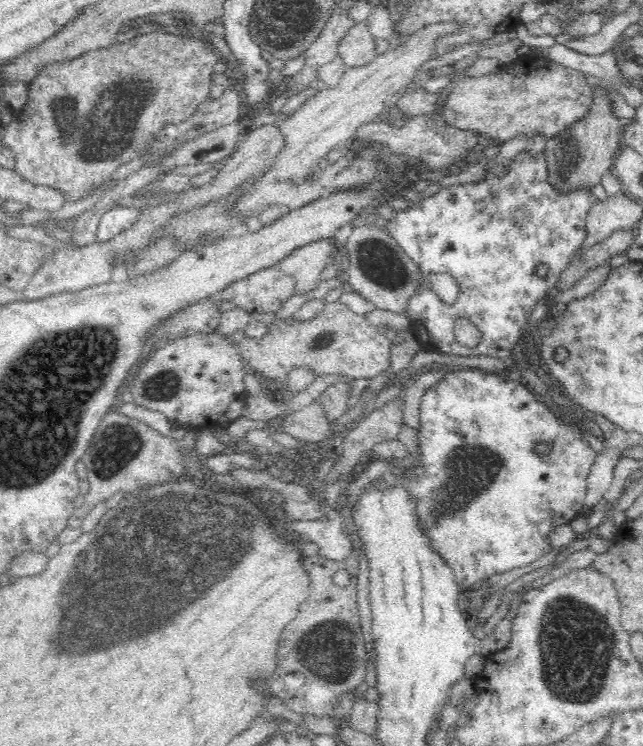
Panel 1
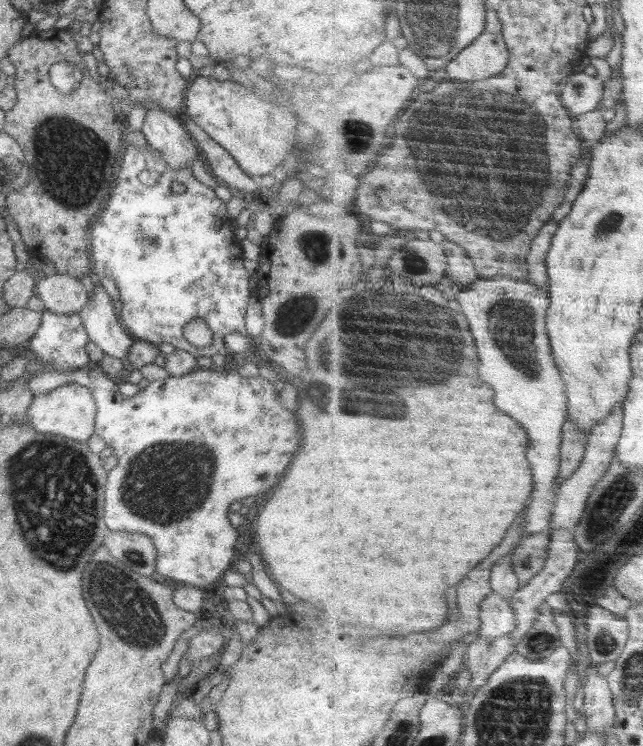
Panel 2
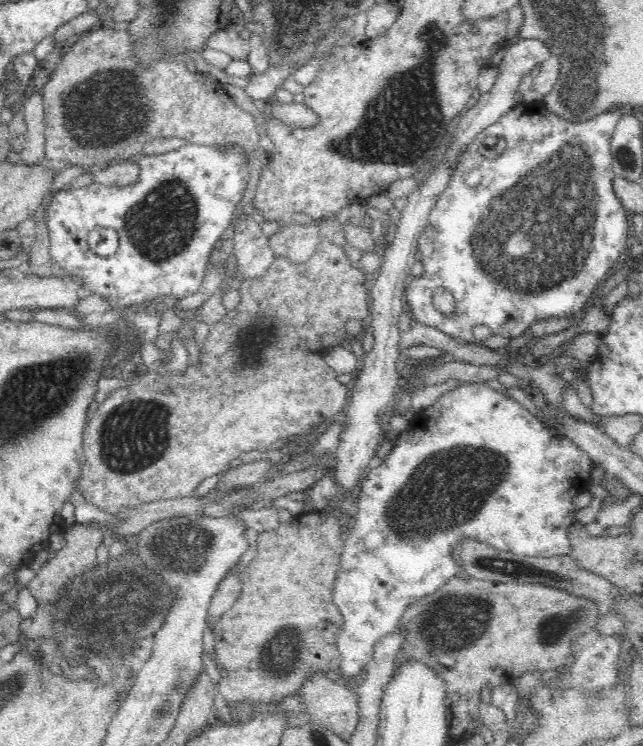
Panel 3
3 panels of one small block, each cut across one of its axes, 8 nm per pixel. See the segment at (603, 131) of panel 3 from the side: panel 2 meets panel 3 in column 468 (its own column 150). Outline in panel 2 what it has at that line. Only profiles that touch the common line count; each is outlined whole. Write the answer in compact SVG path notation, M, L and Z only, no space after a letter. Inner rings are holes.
M124 142L118 182L112 188L112 196L106 202L104 212L91 224L90 258L92 271L100 280L106 276L115 280L120 292L119 300L122 302L118 318L124 330L135 340L148 341L157 346L161 342L168 342L174 348L185 350L194 357L211 357L214 354L226 356L229 352L224 339L228 334L240 334L251 344L256 342L245 328L245 314L251 297L248 284L253 275L244 268L243 251L241 243L234 236L232 220L226 203L216 196L214 189L199 182L190 168L172 170L150 143L140 148ZM144 170L159 174L154 186L145 186L138 179L138 174ZM172 182L180 182L186 191L173 194ZM195 318L206 322L212 330L213 341L210 346L198 348L184 338L184 326Z

